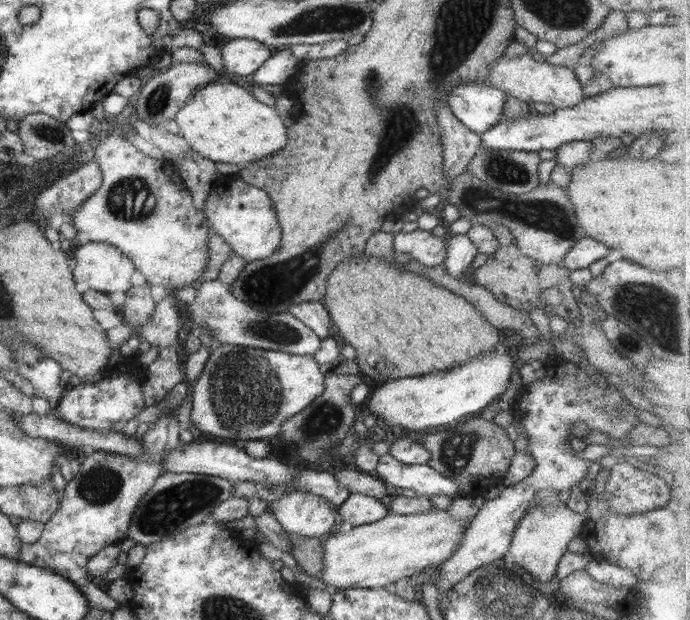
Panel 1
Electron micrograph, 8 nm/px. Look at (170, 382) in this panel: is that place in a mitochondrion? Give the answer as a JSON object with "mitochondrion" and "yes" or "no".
{"mitochondrion":"no"}

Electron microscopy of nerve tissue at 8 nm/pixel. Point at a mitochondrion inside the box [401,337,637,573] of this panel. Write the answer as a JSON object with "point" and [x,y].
{"point":[456,459]}

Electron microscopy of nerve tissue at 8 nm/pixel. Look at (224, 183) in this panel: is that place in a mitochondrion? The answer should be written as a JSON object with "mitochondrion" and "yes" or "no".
{"mitochondrion":"no"}

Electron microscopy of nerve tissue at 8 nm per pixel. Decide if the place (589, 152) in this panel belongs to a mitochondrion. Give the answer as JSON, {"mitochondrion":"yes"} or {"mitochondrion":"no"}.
{"mitochondrion":"no"}

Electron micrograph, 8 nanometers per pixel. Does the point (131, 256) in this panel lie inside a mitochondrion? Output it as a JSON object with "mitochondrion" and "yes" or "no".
{"mitochondrion":"no"}

